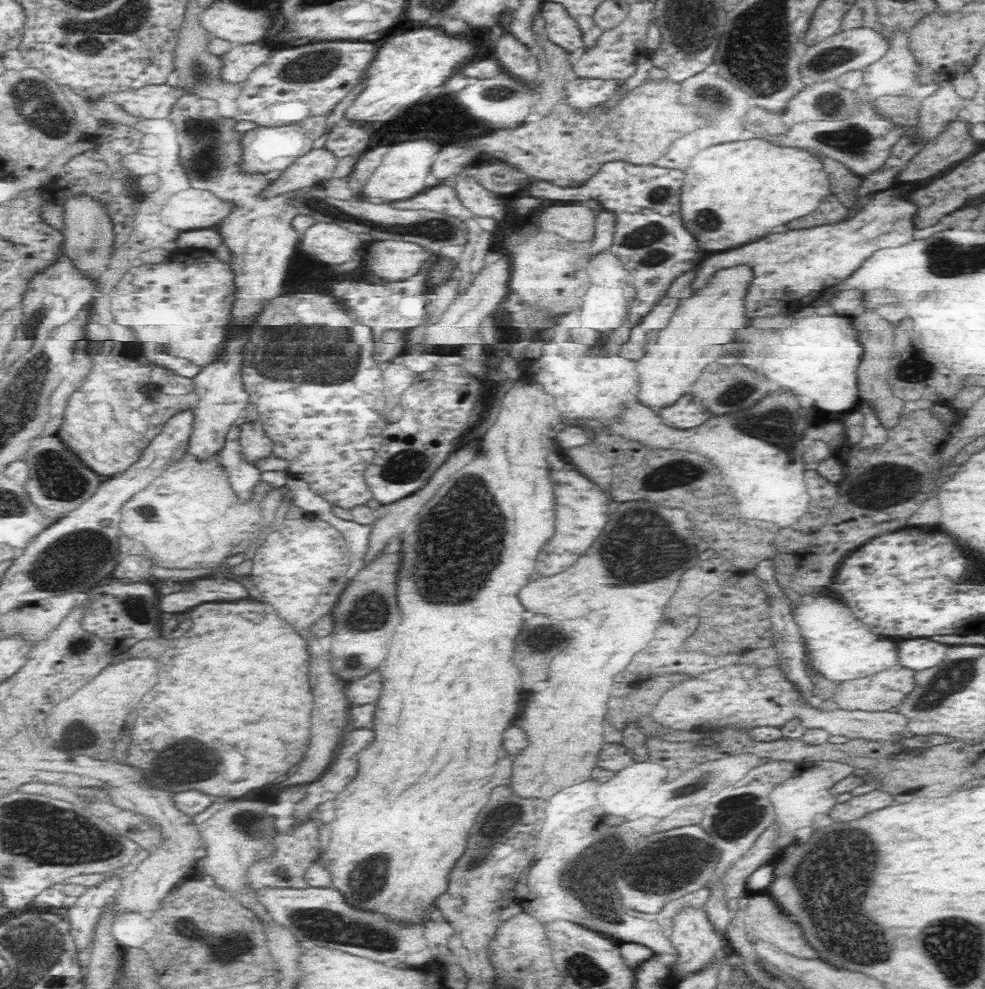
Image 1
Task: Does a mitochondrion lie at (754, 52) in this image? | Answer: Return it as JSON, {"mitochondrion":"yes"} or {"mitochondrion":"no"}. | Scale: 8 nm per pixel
{"mitochondrion":"yes"}

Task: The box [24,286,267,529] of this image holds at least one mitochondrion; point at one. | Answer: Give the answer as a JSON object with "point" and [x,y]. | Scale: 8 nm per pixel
{"point":[63,480]}

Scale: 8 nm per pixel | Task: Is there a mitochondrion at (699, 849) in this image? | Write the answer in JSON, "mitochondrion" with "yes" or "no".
{"mitochondrion":"yes"}

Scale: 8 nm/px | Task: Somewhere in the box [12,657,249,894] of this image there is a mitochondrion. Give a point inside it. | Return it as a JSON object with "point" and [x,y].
{"point":[183,765]}

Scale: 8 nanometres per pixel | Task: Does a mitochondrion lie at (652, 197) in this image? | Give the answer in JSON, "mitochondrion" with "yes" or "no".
{"mitochondrion":"yes"}

